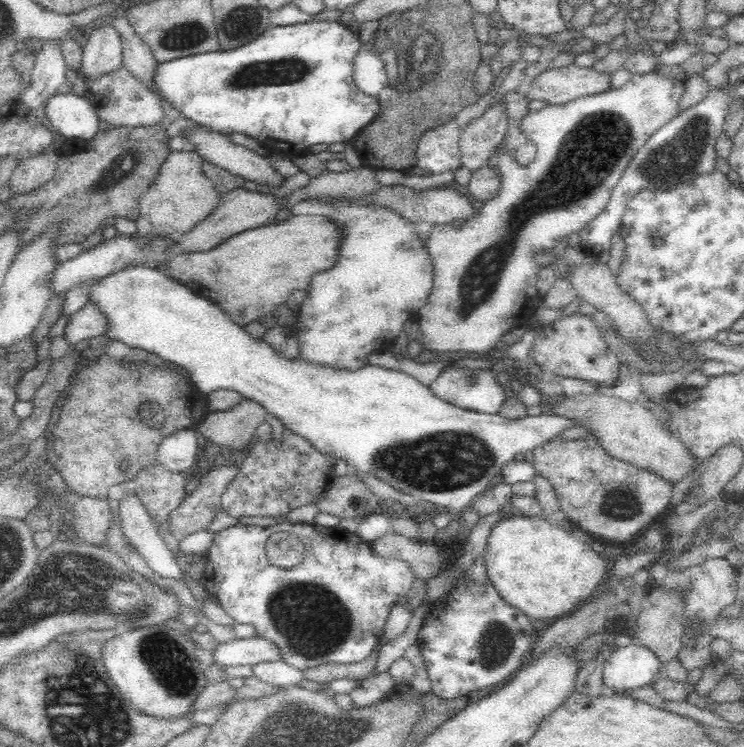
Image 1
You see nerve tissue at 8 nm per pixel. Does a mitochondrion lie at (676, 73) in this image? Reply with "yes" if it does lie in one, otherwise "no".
no

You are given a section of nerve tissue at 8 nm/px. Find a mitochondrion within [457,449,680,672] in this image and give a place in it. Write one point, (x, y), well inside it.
(495, 640)

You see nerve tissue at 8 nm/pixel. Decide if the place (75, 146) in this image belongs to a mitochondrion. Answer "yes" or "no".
no

